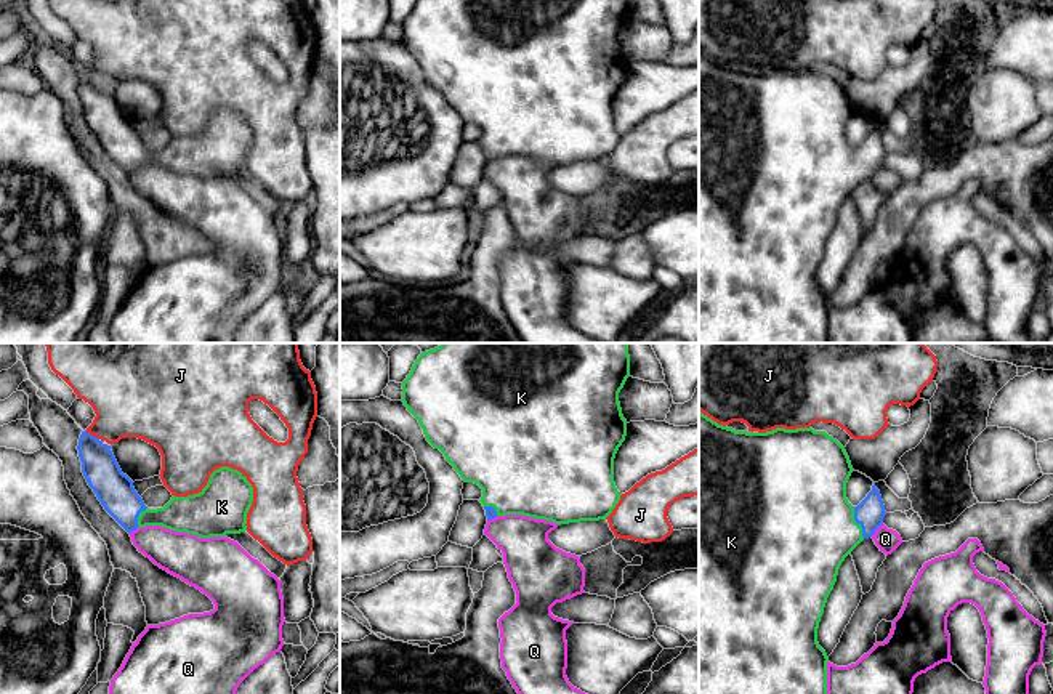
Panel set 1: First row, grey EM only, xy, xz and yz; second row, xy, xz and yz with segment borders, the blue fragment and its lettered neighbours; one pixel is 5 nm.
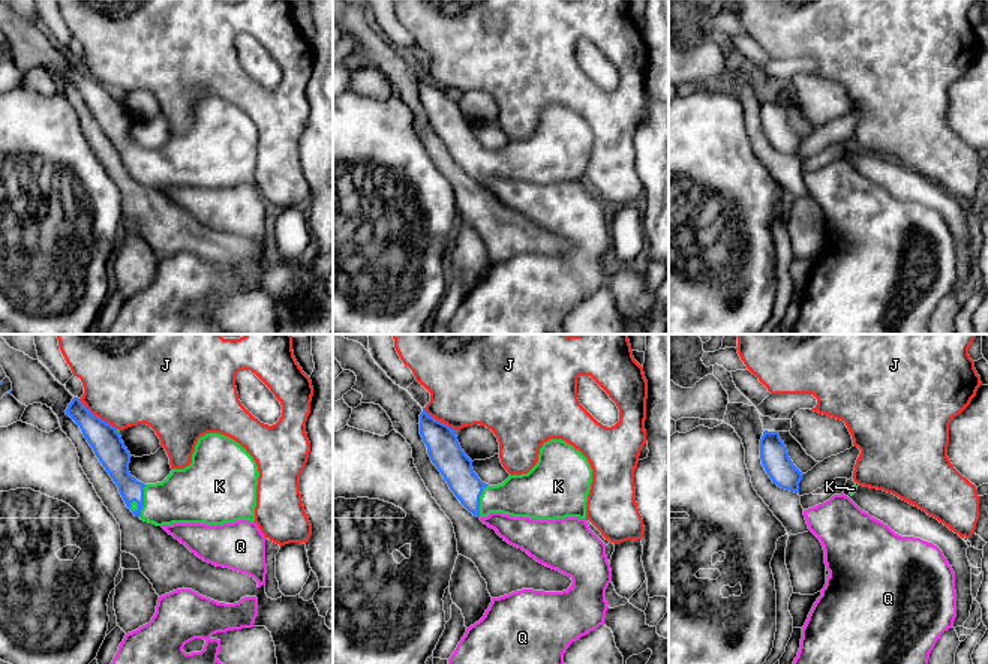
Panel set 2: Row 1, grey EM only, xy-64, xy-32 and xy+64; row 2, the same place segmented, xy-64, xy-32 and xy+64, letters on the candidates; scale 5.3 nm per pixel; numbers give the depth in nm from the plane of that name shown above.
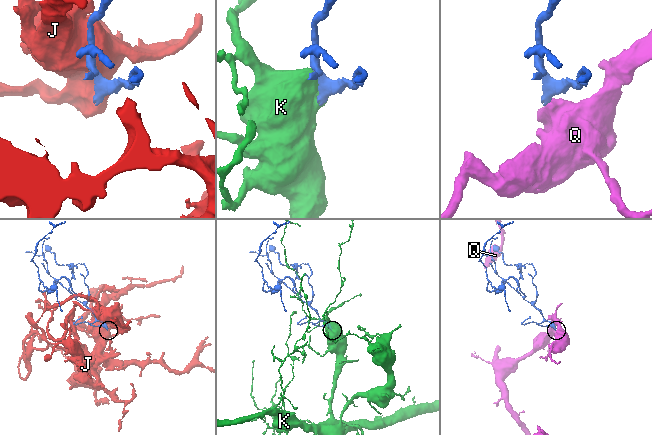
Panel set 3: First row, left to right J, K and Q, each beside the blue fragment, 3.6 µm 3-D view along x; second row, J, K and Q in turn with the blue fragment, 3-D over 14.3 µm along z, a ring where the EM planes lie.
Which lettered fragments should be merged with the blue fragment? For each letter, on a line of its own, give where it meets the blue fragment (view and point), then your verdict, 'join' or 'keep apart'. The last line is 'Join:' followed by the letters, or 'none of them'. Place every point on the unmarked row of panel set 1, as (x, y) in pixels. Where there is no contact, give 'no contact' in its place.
J: xy (90, 76) | keep apart
K: yz (856, 162) | join
Q: yz (877, 169) | keep apart
Join: K

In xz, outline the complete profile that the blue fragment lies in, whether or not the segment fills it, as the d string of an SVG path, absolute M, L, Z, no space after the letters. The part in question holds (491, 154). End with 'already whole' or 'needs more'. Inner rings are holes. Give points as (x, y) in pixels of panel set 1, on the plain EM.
M417 0L402 22L402 43L418 61L426 82L439 90L465 123L482 130L481 144L487 162L505 155L522 155L555 165L606 160L620 141L614 123L614 99L627 77L619 34L630 18L630 0Z; needs more

